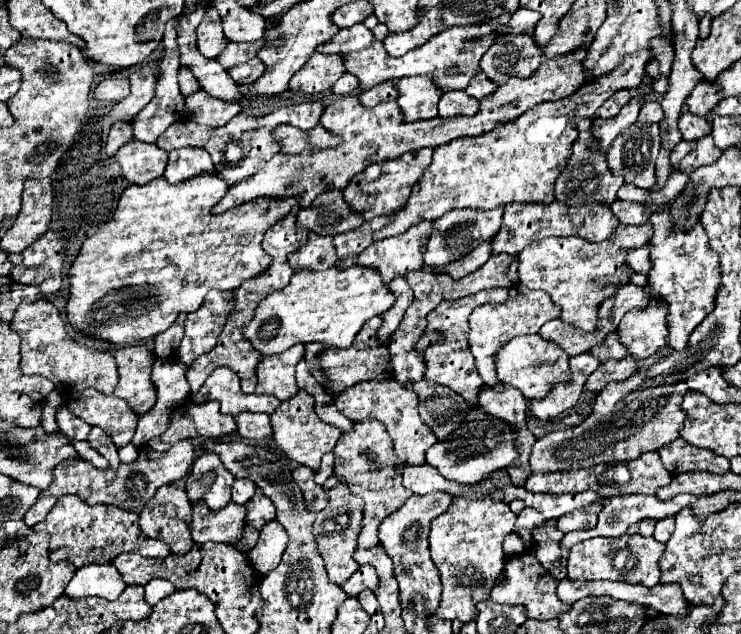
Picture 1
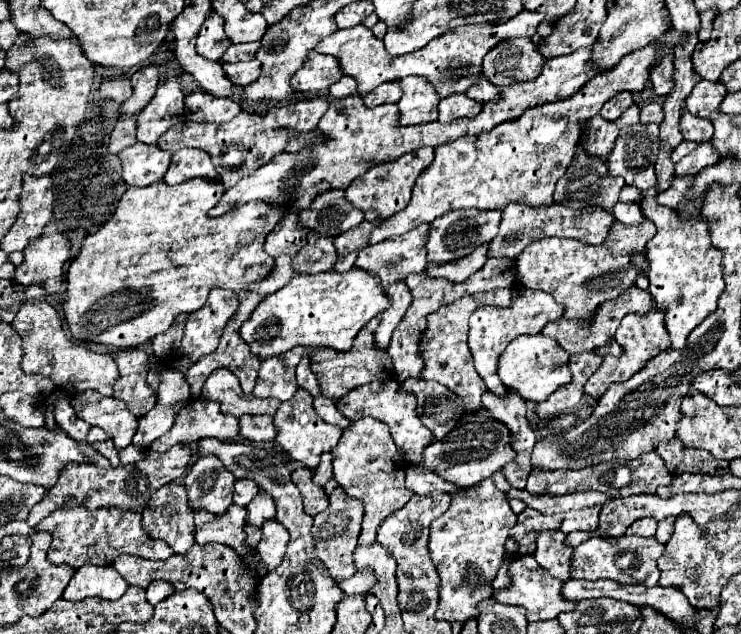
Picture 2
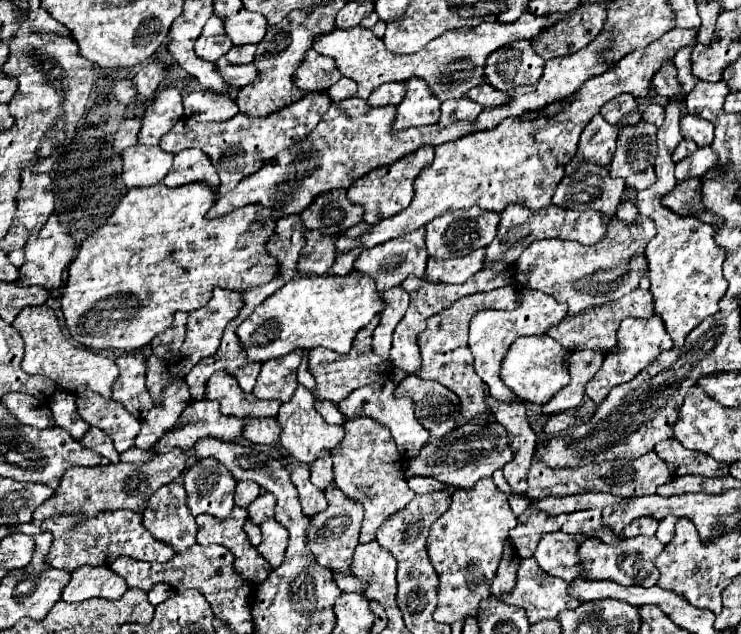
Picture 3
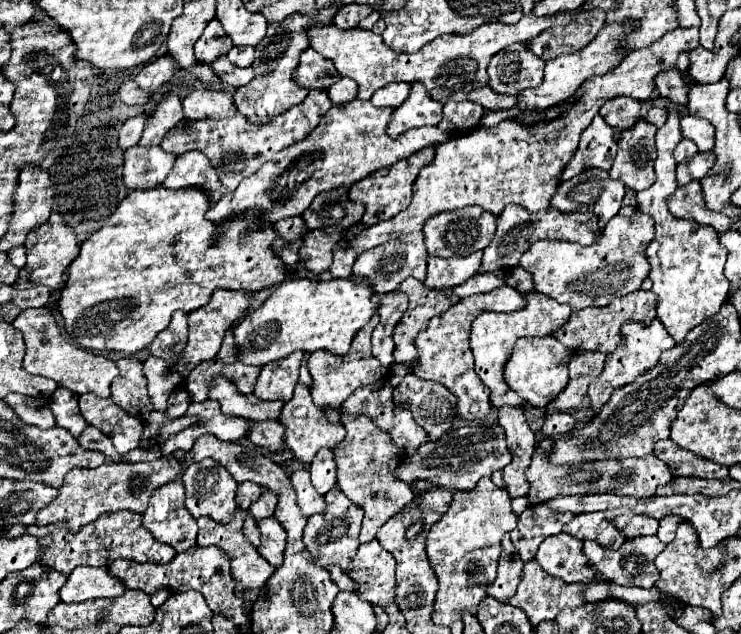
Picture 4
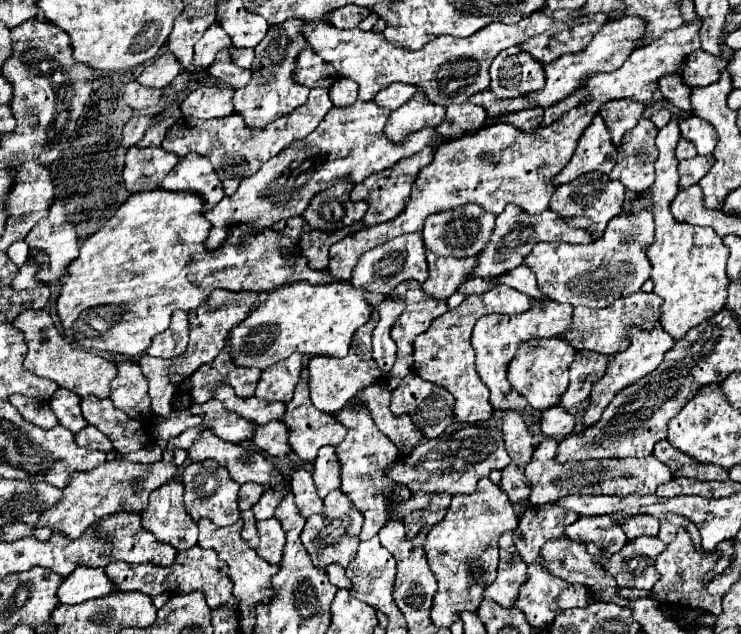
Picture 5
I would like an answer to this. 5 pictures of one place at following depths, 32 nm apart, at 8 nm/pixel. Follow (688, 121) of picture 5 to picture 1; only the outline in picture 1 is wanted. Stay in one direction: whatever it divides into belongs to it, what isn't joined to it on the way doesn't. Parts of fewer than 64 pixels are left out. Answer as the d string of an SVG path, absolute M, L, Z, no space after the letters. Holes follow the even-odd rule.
M684 112L680 116L678 124L680 124L680 132L682 132L684 140L698 140L698 138L712 134L712 124L706 118L700 118L690 112Z

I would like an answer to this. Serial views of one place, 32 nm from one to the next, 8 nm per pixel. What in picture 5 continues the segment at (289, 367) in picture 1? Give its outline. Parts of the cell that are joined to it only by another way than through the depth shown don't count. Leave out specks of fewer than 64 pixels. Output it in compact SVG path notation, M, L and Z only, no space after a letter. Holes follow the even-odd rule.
M290 356L284 364L274 364L270 370L262 372L262 378L256 388L256 396L264 400L290 402L296 382L300 380L302 356Z

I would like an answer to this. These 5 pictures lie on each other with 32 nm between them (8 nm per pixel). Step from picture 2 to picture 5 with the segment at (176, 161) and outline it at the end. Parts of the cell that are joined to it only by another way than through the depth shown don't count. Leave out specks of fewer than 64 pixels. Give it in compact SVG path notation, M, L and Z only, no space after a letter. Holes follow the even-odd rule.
M186 156L178 166L162 180L162 190L172 192L194 192L204 202L204 212L208 212L224 196L222 184L208 160L202 156Z

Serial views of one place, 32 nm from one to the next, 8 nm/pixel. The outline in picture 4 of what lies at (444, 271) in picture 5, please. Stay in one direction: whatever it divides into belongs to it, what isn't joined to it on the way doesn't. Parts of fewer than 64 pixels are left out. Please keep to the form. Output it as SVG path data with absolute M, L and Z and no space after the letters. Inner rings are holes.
M480 252L466 258L436 258L428 254L428 278L424 286L438 292L452 292L454 286L464 284L480 268Z

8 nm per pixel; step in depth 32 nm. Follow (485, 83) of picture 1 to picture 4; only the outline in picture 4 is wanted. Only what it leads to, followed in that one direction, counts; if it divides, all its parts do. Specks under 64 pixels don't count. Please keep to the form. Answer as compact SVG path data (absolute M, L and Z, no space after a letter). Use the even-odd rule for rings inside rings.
M488 86L478 88L476 92L472 92L468 96L468 100L484 106L490 112L504 110L504 108L514 108L518 104L518 100L514 96L496 96L496 92L492 92L492 88L488 88Z

